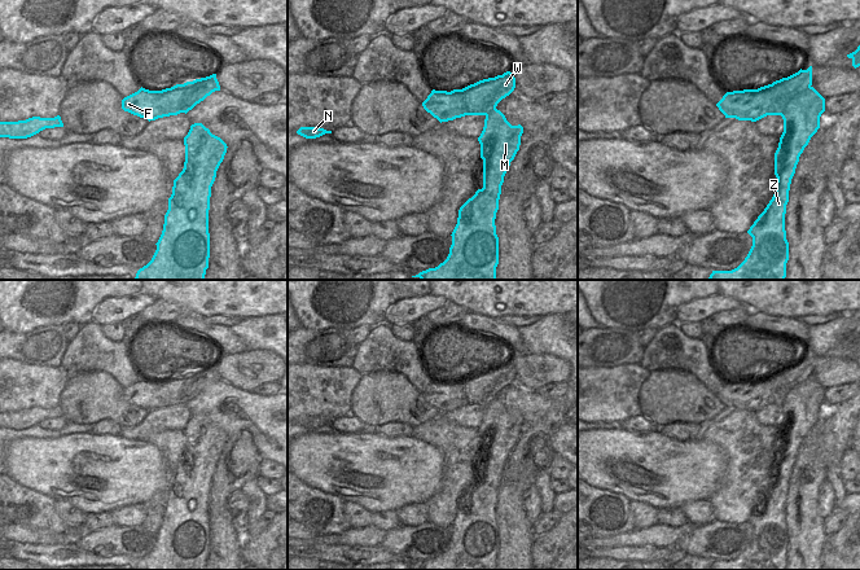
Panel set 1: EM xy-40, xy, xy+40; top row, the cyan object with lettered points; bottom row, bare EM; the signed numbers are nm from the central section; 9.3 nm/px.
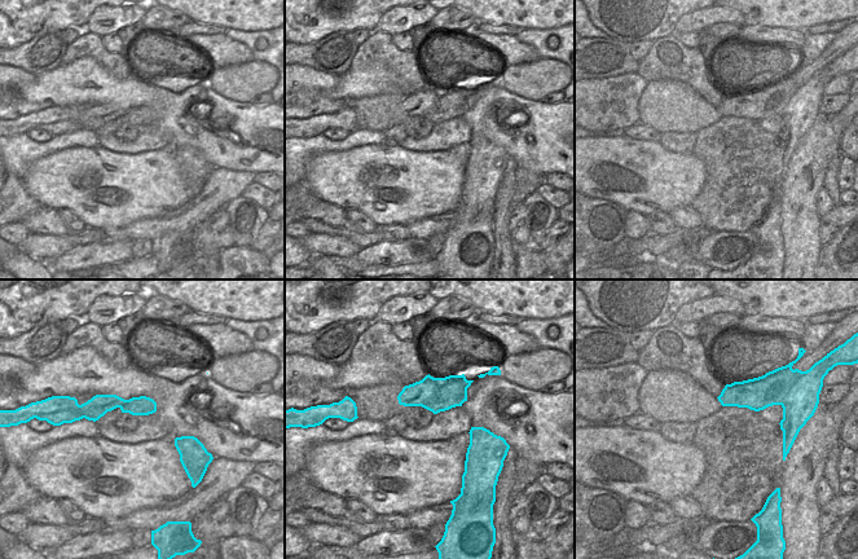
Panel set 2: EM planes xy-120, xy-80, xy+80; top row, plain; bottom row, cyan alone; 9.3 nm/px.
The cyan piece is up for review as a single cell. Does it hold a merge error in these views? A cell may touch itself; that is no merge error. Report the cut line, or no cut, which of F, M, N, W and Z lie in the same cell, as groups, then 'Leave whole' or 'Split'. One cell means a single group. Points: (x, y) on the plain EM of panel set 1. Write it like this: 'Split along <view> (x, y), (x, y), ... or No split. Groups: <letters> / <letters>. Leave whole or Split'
Split along xy+40 (810, 376), (788, 394), (781, 406). Groups: F N W / M Z. Split.

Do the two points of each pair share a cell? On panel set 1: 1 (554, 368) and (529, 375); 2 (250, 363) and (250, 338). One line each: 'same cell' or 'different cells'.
1: same cell
2: different cells

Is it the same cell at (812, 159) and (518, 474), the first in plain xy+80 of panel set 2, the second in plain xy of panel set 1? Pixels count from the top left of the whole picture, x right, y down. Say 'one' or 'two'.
one

